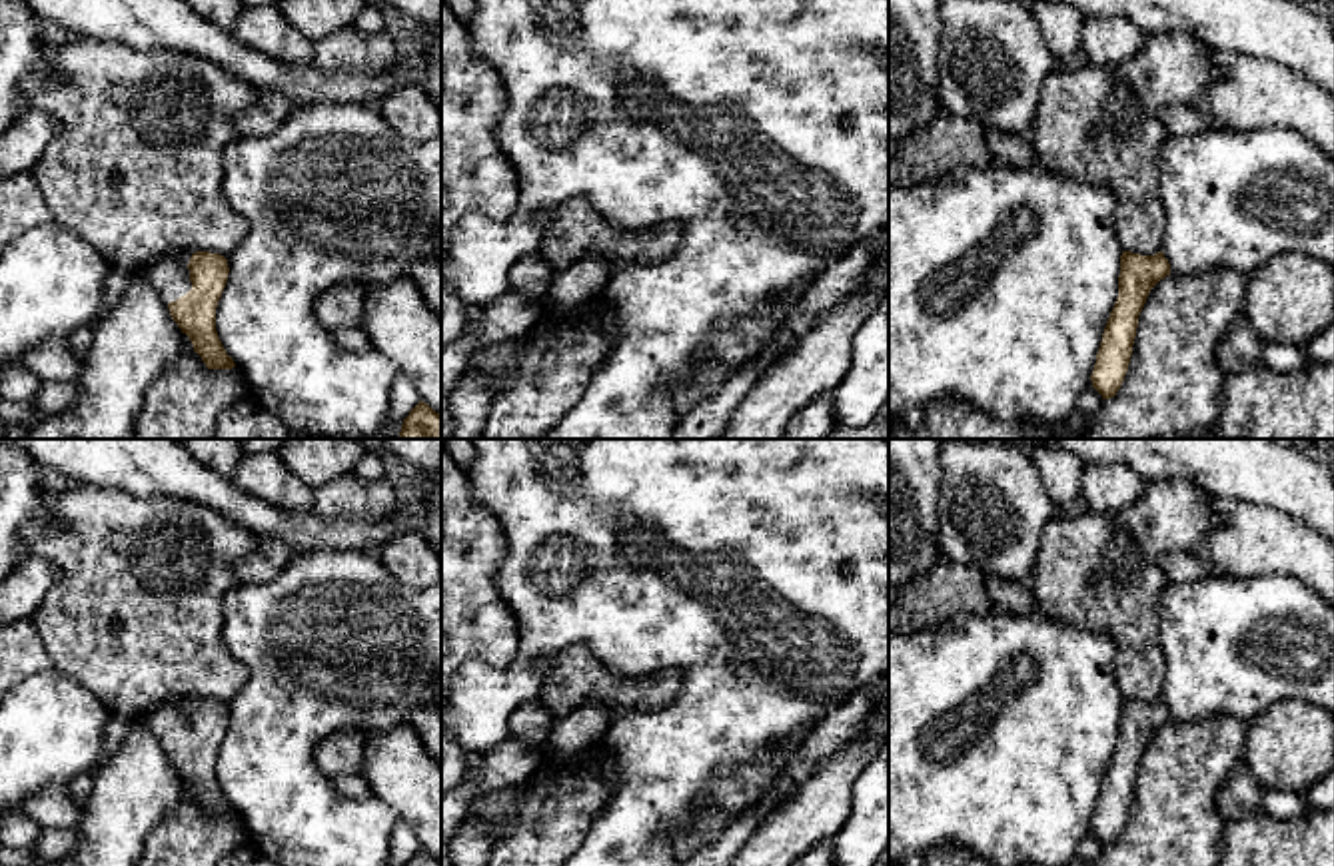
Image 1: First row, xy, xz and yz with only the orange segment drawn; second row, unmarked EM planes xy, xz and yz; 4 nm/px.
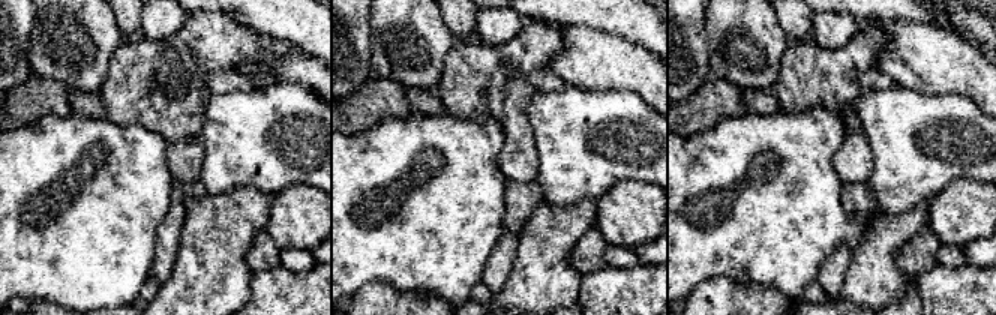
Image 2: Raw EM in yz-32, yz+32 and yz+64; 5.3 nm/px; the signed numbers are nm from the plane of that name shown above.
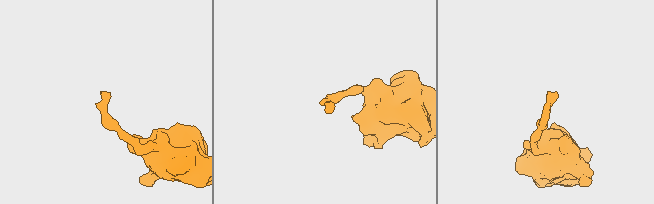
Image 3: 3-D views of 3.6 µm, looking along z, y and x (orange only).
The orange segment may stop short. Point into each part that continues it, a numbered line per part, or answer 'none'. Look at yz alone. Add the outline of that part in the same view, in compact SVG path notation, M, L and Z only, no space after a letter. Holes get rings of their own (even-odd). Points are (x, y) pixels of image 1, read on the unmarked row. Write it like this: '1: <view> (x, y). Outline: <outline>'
none

